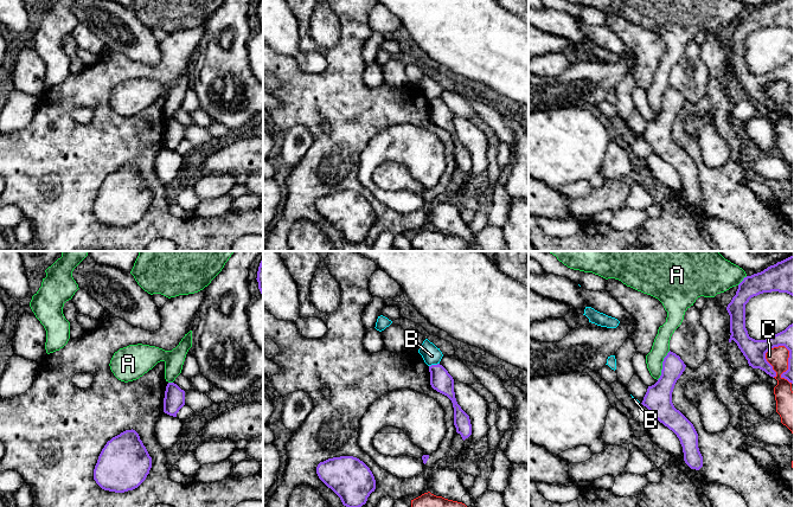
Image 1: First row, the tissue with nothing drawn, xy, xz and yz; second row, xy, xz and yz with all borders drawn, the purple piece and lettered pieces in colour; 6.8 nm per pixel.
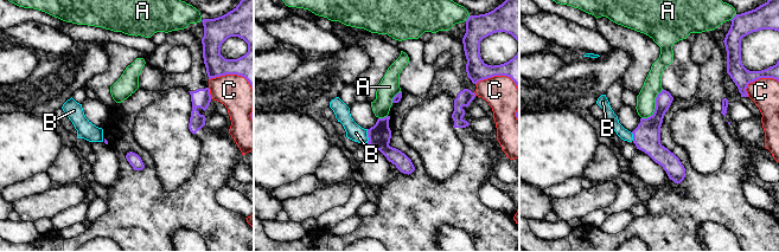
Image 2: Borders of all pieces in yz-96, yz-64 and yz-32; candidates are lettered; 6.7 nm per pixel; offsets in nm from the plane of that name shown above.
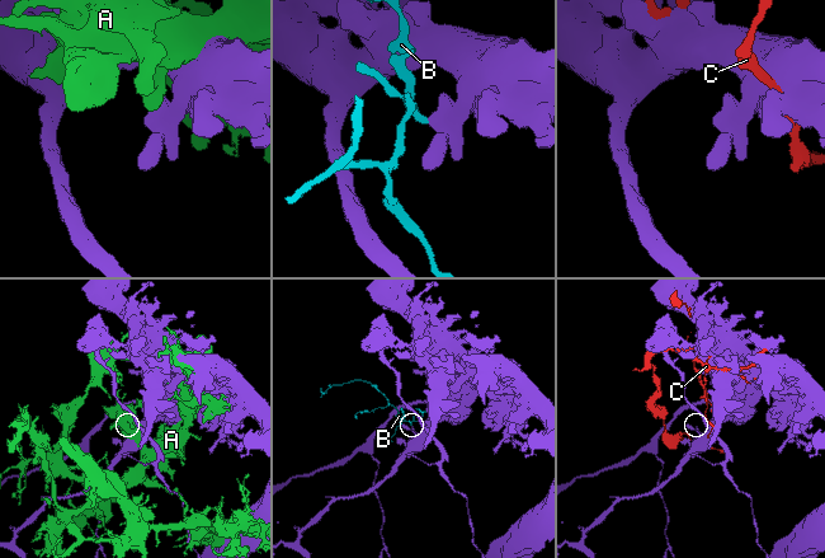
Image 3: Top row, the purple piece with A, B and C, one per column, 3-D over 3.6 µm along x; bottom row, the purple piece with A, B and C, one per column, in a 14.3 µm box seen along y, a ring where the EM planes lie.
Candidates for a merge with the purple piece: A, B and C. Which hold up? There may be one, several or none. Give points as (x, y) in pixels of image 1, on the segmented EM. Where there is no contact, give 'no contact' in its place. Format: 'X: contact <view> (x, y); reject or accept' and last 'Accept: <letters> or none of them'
A: contact yz (663, 365); reject
B: contact xz (434, 365); reject
C: contact yz (788, 360); reject
Accept: none of them

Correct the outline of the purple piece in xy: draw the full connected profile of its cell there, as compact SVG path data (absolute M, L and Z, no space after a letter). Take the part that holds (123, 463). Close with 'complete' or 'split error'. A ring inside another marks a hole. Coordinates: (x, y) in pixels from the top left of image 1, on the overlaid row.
M135 430L107 442L94 469L94 480L104 490L124 493L137 488L149 474L152 457Z; complete

